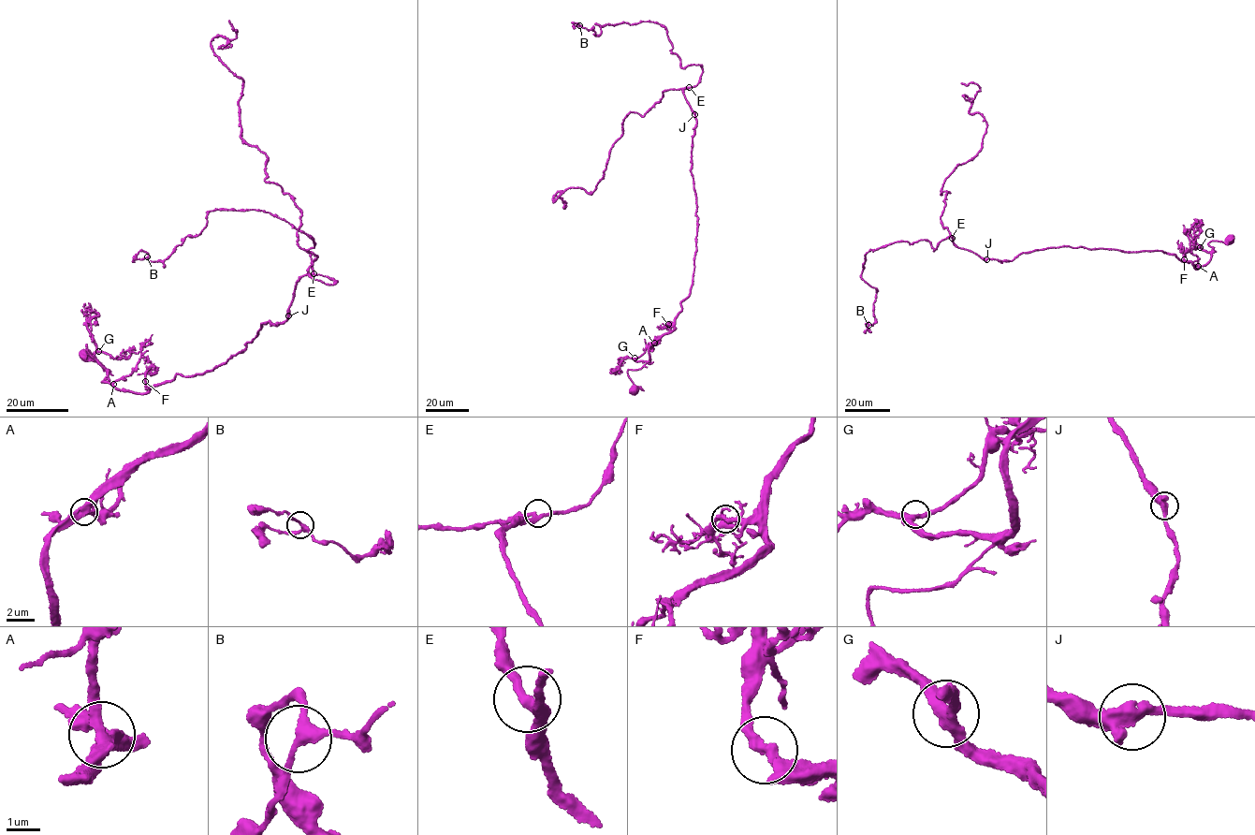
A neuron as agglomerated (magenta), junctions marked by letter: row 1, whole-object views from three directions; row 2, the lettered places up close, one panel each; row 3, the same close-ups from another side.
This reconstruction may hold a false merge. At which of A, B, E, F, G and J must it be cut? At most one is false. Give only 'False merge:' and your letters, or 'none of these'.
False merge: none of these

